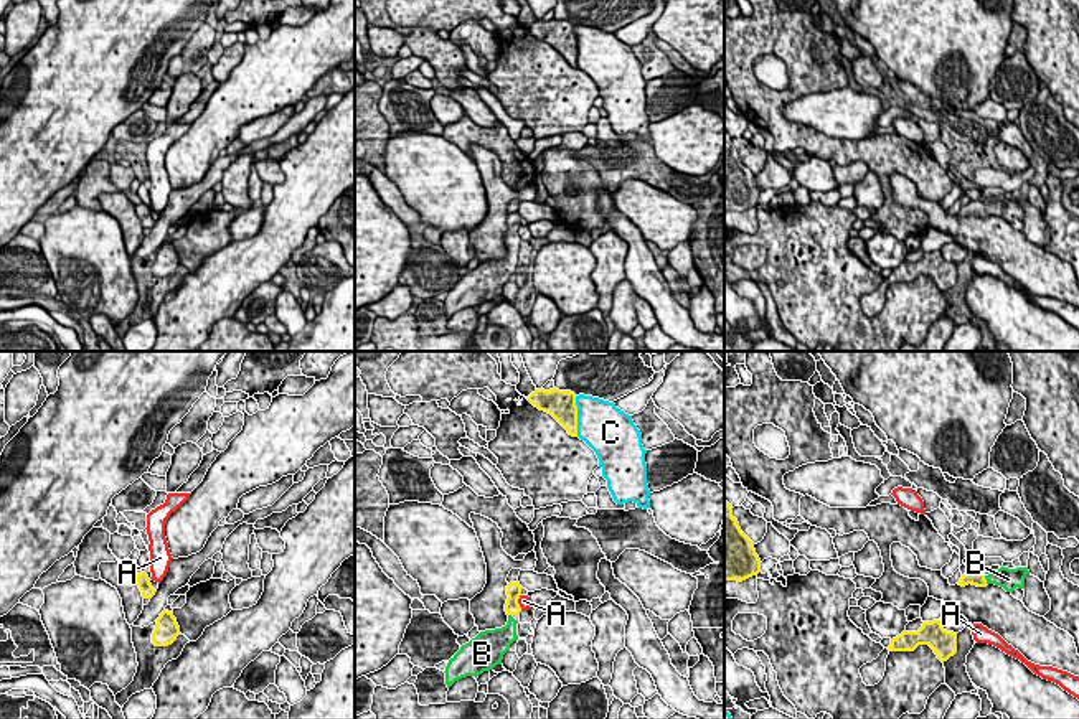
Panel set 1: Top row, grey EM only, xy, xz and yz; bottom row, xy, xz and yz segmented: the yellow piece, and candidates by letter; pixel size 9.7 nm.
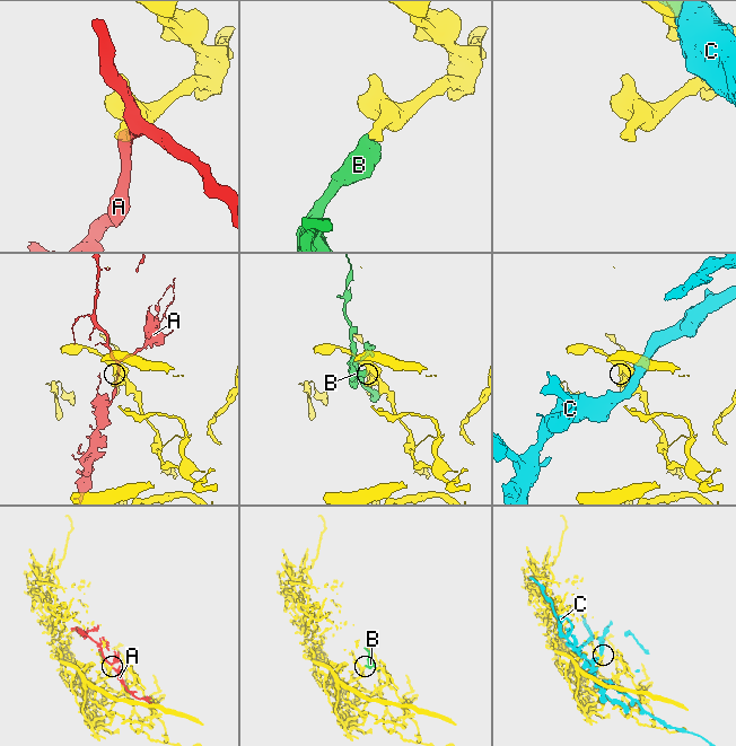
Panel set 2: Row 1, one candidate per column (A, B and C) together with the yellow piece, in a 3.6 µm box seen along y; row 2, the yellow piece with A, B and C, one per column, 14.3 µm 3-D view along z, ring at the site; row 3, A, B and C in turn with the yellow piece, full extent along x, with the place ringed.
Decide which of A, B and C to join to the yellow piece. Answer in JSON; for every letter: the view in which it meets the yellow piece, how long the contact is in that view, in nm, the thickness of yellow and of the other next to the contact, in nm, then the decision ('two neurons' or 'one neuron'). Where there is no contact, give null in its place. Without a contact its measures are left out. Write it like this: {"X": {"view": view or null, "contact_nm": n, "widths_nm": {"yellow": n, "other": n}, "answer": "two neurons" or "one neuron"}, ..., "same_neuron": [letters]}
{"A": {"view": "xz", "contact_nm": 160, "widths_nm": {"yellow": 160, "other": 120}, "answer": "two neurons"}, "B": {"view": "yz", "contact_nm": 100, "widths_nm": {"yellow": 160, "other": 200}, "answer": "one neuron"}, "C": {"view": "xz", "contact_nm": 400, "widths_nm": {"yellow": 280, "other": 440}, "answer": "two neurons"}, "same_neuron": ["B"]}

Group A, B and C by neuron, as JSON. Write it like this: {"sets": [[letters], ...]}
{"sets": [["A"], ["B"], ["C"]]}

